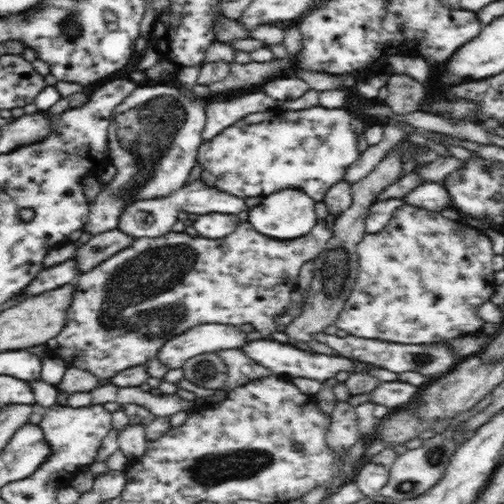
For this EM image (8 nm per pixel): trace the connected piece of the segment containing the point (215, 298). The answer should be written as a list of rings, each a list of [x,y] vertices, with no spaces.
[[[323,220],[312,226],[312,230],[298,238],[280,240],[266,236],[250,226],[249,221],[242,222],[238,230],[234,230],[232,234],[224,236],[219,239],[207,239],[200,236],[191,236],[184,231],[176,232],[170,231],[162,236],[140,236],[132,241],[128,248],[124,248],[120,252],[116,252],[114,256],[110,256],[108,260],[100,262],[98,266],[94,266],[88,272],[80,272],[75,278],[75,291],[73,292],[73,299],[67,310],[67,320],[64,328],[61,329],[55,337],[52,337],[48,342],[45,342],[49,353],[52,356],[58,357],[70,367],[76,367],[84,371],[88,371],[99,379],[112,378],[118,372],[124,369],[132,368],[133,366],[144,365],[150,359],[154,359],[160,347],[172,337],[178,336],[180,333],[186,332],[188,329],[194,328],[196,325],[202,324],[224,324],[244,326],[251,324],[257,332],[260,333],[260,339],[272,339],[272,334],[276,332],[276,327],[286,321],[282,314],[289,312],[288,308],[292,306],[290,300],[290,293],[294,288],[298,287],[298,276],[300,268],[308,261],[313,261],[320,252],[325,250],[326,244],[330,242],[331,236],[334,234],[334,224],[327,226]]]

